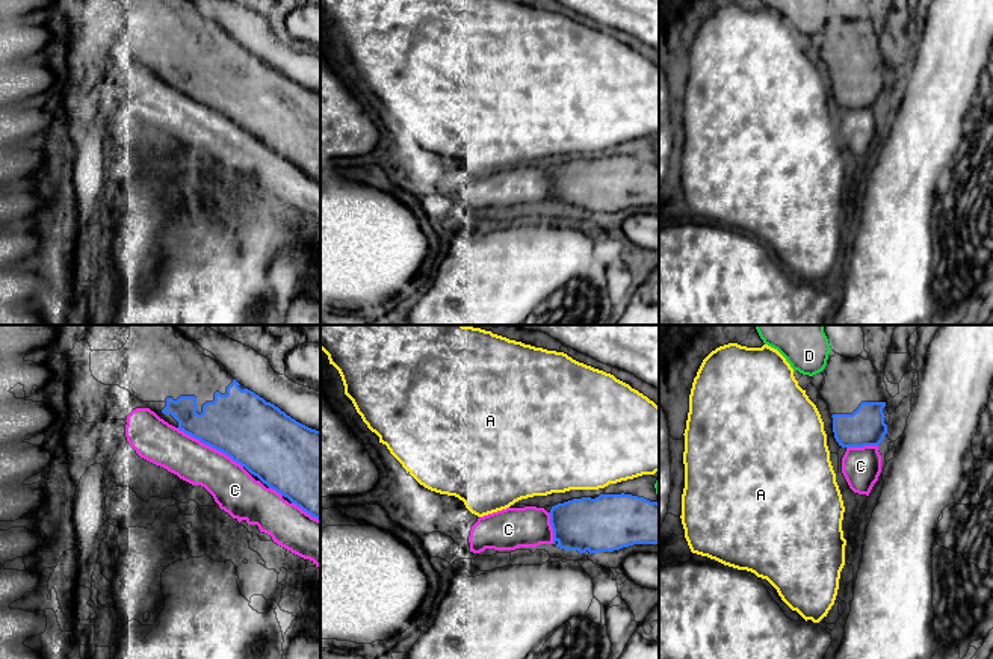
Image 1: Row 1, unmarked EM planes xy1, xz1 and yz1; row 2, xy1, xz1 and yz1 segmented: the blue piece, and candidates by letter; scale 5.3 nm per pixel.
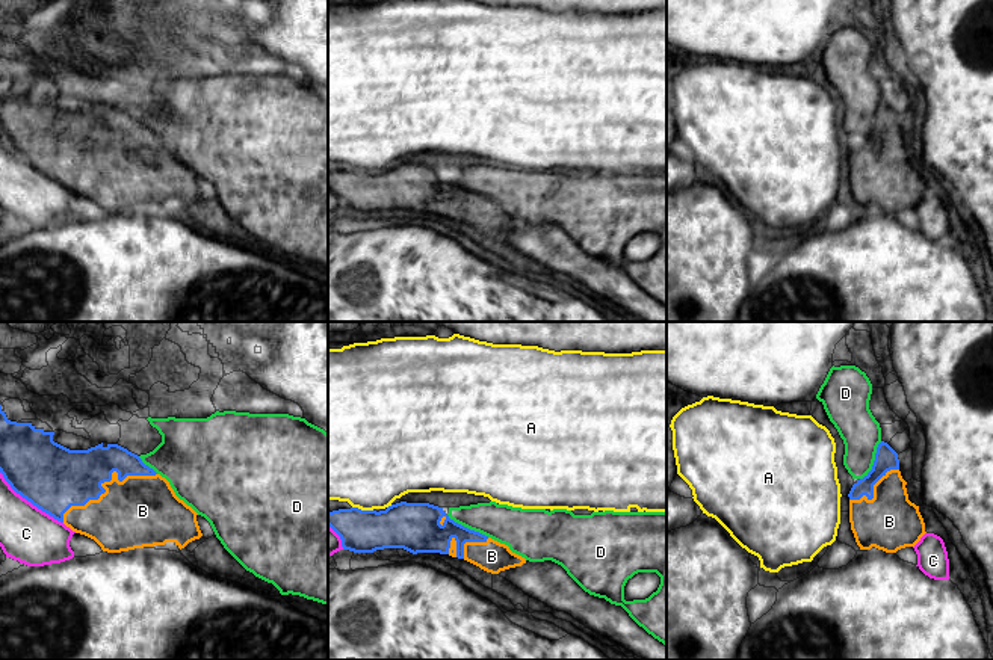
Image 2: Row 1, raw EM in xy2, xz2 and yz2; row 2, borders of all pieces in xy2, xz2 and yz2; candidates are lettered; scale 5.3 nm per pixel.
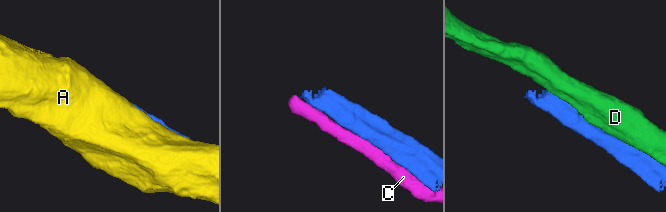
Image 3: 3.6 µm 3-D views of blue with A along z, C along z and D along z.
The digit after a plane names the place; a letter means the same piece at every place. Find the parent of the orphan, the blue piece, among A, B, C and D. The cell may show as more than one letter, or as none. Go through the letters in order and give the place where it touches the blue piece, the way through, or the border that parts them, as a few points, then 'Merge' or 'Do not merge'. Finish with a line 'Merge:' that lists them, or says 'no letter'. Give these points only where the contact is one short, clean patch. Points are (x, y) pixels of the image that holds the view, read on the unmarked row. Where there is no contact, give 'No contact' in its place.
A: Touches blue at xz2 (363, 172). Do not merge
B: Touches blue at xy2 (106, 142). Merge
C: Touches blue at xy2 (29, 162). Do not merge
D: Touches blue at xz2 (466, 189). Do not merge
Merge: B

